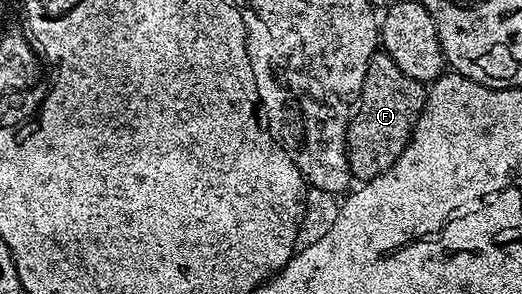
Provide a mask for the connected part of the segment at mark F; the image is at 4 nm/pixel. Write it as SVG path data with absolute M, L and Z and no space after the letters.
M377 51L366 67L366 79L360 92L360 100L348 124L348 162L353 178L367 183L382 175L402 155L418 123L418 115L424 106L425 82L410 79L401 71L390 55Z

